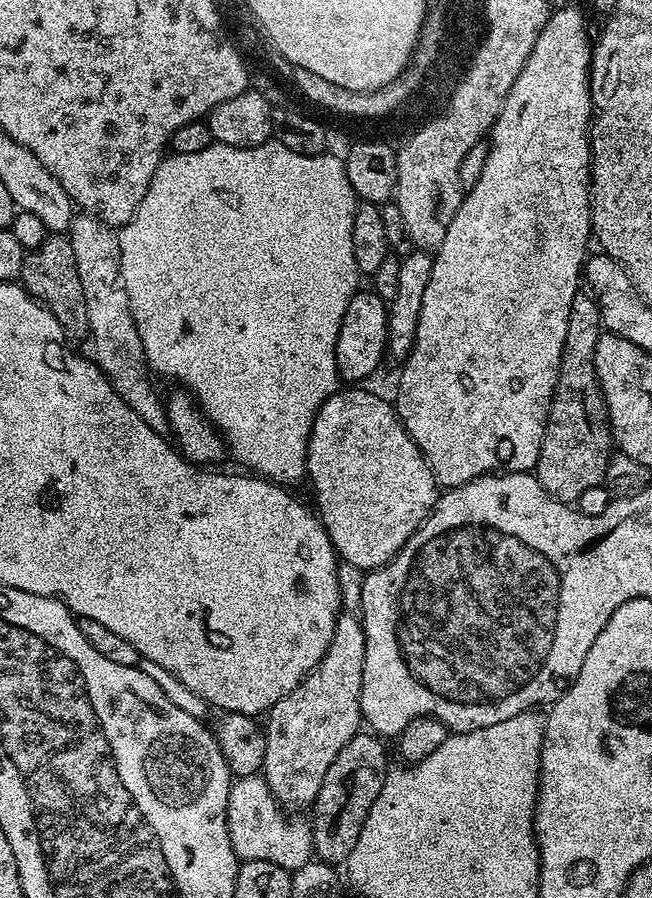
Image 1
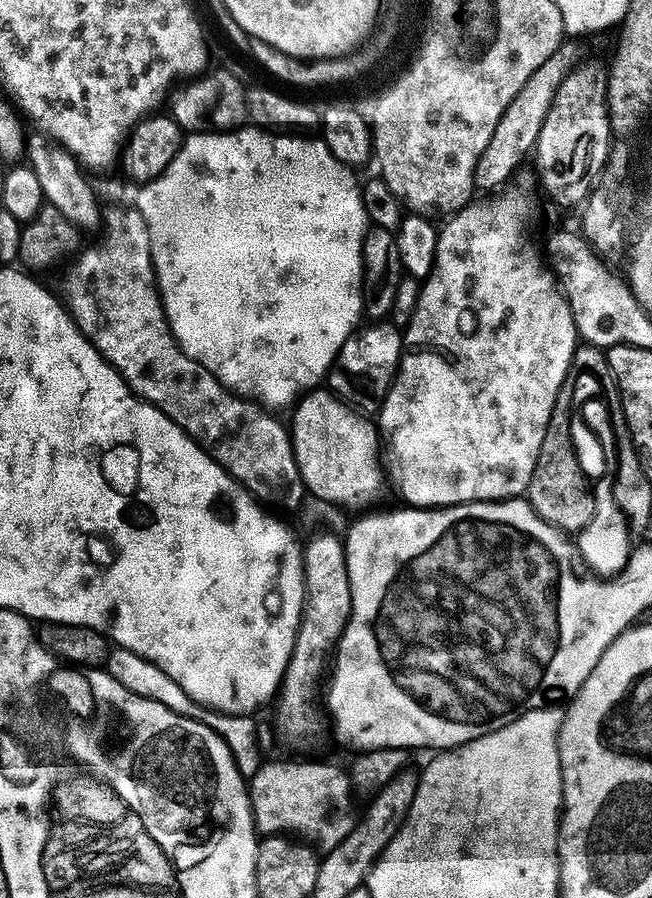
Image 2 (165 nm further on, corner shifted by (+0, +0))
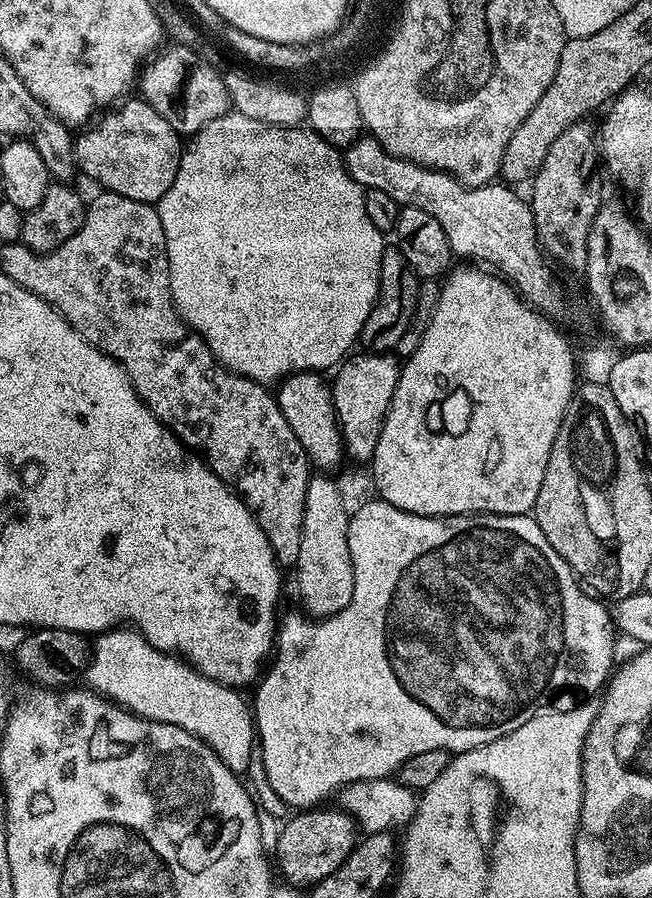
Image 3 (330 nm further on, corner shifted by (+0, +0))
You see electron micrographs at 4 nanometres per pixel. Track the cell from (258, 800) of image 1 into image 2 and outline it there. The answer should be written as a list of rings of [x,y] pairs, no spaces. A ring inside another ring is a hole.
[[[284,760],[261,763],[260,769],[250,777],[255,831],[268,838],[293,832],[296,836],[305,836],[313,849],[321,848],[321,853],[327,854],[354,827],[353,817],[348,817],[348,792],[350,780],[345,769],[343,772],[332,764],[287,764]]]

